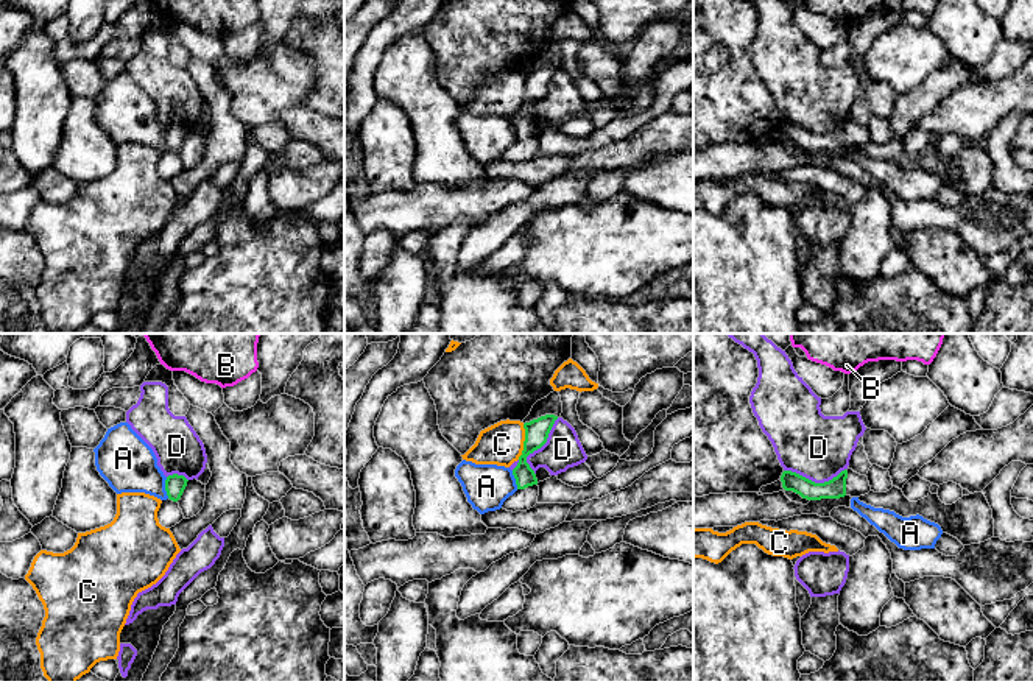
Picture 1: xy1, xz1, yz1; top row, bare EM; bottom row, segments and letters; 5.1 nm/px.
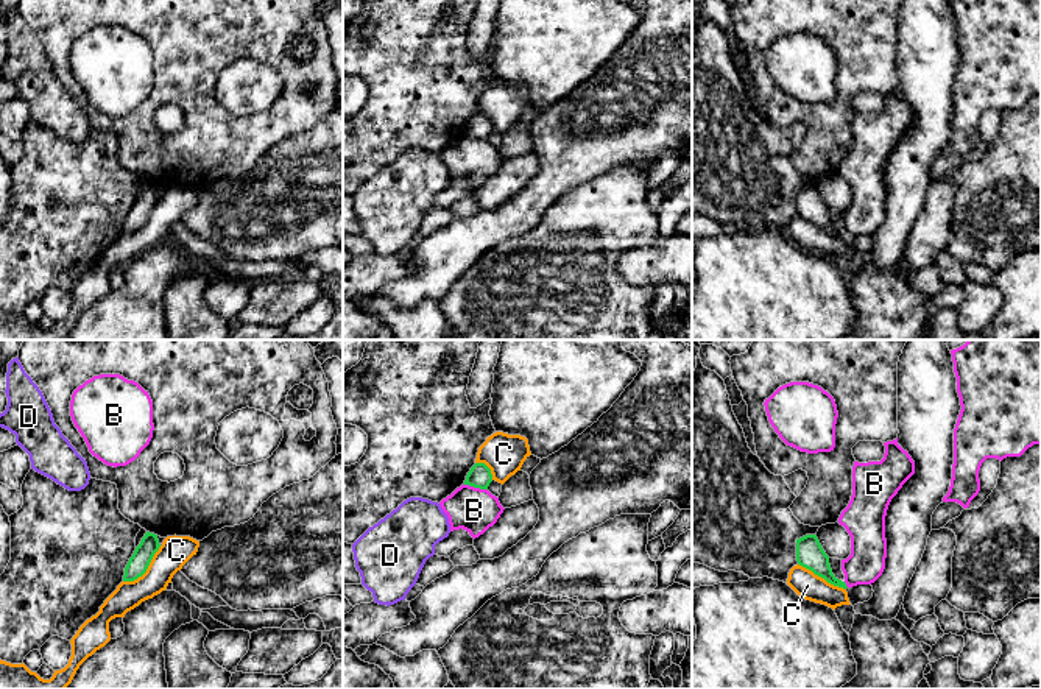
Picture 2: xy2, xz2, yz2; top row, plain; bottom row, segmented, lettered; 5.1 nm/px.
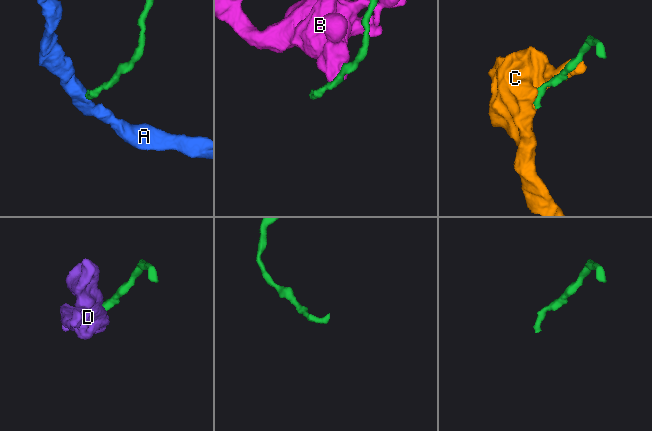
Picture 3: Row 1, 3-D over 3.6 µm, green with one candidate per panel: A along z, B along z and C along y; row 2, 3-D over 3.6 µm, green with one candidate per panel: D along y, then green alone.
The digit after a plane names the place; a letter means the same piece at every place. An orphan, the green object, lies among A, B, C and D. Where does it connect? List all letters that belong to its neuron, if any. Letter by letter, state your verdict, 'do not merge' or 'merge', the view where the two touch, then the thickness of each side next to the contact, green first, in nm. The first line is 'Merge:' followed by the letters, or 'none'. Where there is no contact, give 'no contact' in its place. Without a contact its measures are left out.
Merge: none
A: do not merge; meets green in xy1; 110 nm thick on the green side, 280 nm on the other
B: do not merge; meets green in xz2; 120 nm thick on the green side, 220 nm on the other
C: do not merge; meets green in xy2; 110 nm thick on the green side, 160 nm on the other
D: do not merge; meets green in yz1; 110 nm thick on the green side, 340 nm on the other

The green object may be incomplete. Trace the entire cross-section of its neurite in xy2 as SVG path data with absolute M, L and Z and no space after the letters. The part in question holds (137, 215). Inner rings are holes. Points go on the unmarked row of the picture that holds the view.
M146 182L125 218L123 232L134 232L142 228L159 198L157 186Z

